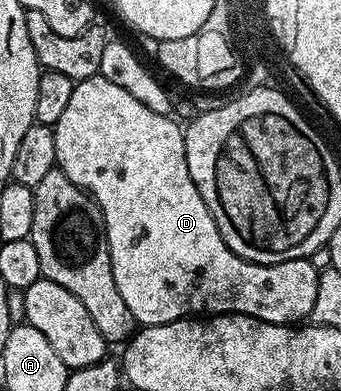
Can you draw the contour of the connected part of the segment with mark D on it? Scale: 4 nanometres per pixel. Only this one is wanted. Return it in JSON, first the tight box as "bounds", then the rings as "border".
{"bounds":[54,74,320,327],"border":[[[100,74],[92,75],[89,79],[82,79],[76,83],[74,93],[70,93],[70,101],[66,104],[66,110],[62,112],[62,117],[58,117],[58,121],[54,125],[56,132],[54,145],[56,146],[56,161],[59,170],[63,171],[64,176],[70,181],[74,181],[74,185],[78,185],[83,191],[88,192],[100,206],[106,237],[108,238],[110,261],[114,269],[114,285],[118,285],[118,293],[122,293],[122,301],[126,301],[126,309],[130,309],[130,313],[134,313],[140,327],[166,325],[170,321],[203,315],[208,317],[214,315],[249,315],[267,323],[285,325],[296,325],[307,320],[314,309],[314,297],[318,297],[320,272],[316,271],[309,258],[291,259],[285,263],[251,263],[249,259],[238,257],[238,253],[229,249],[210,213],[210,209],[206,205],[206,201],[202,201],[202,197],[190,177],[190,169],[186,165],[184,131],[179,125],[181,126],[175,118],[162,113],[154,113],[154,109],[146,109],[146,105],[142,105],[142,101],[130,97],[130,93],[126,93],[126,89],[114,85],[114,81],[106,81],[106,77],[102,77]]]}

